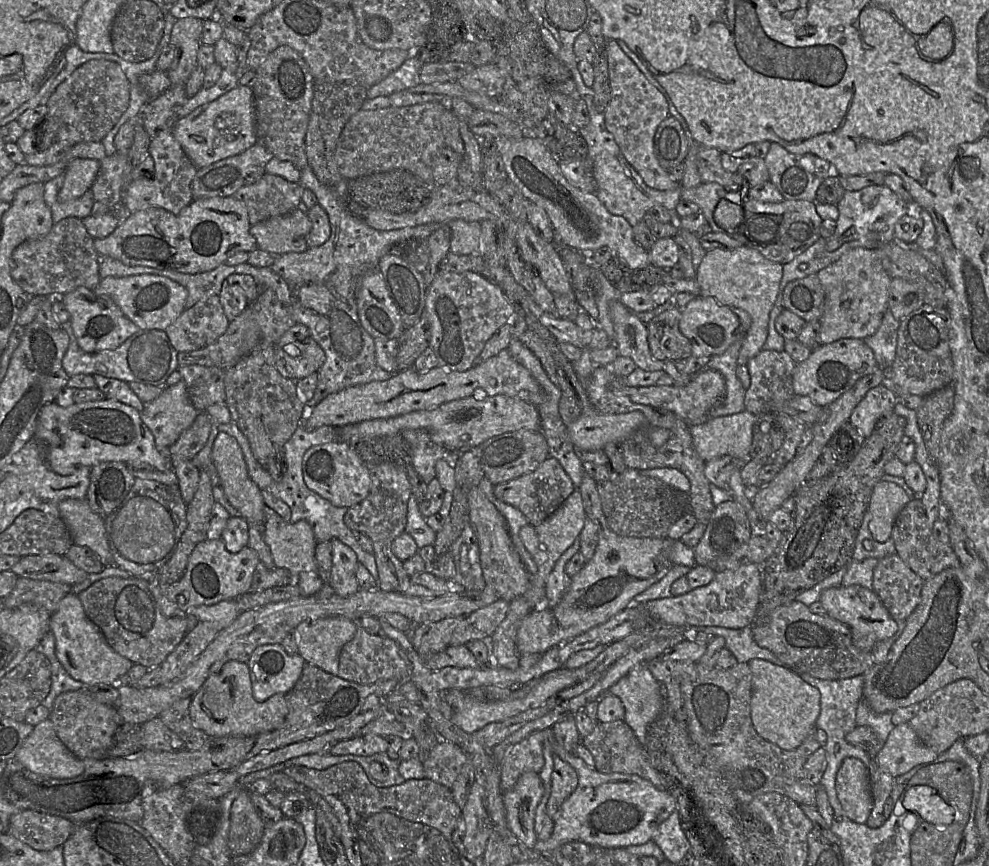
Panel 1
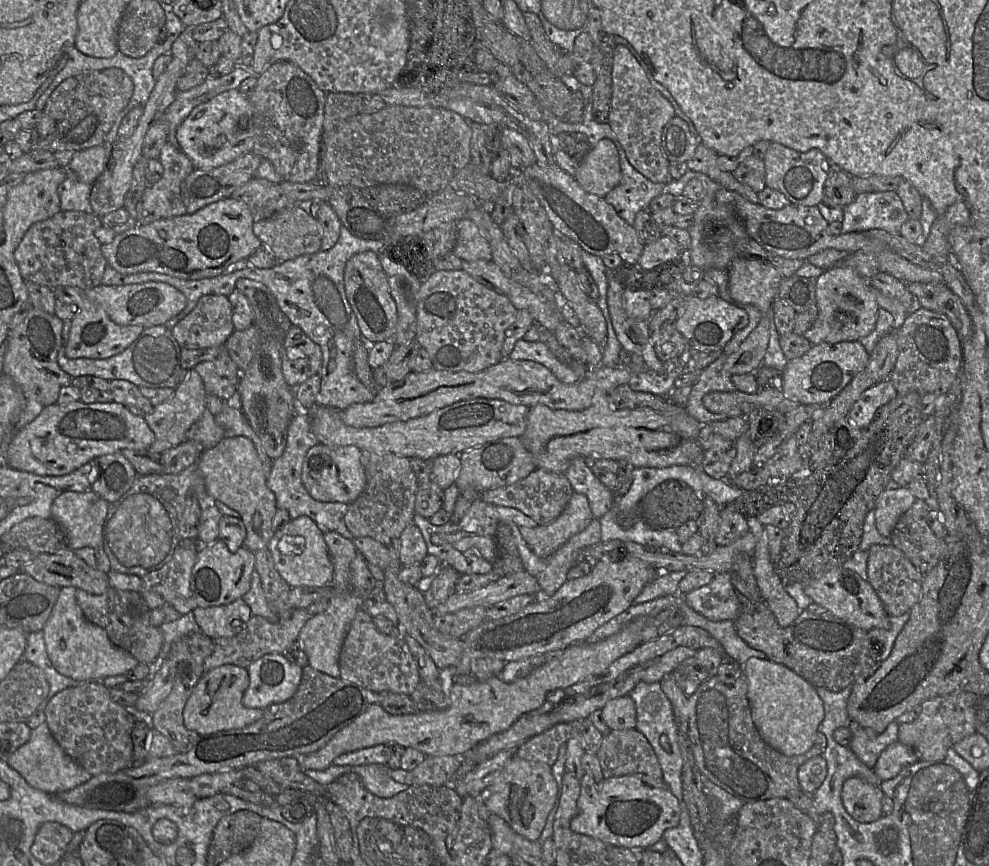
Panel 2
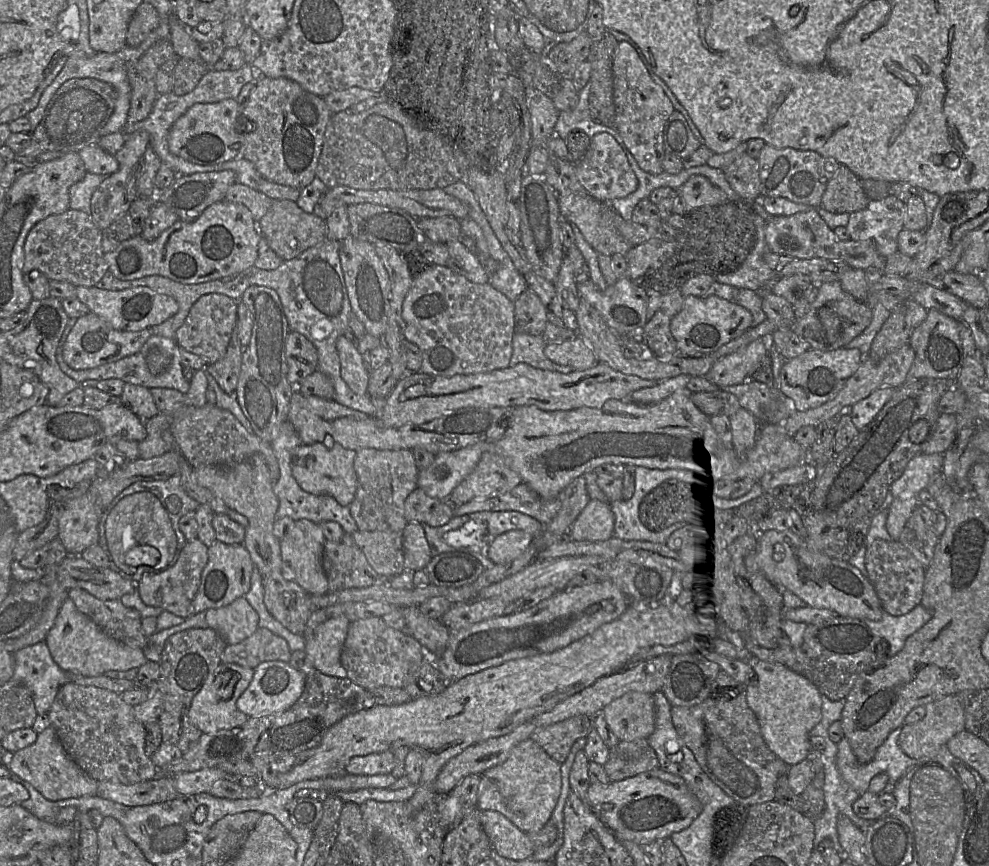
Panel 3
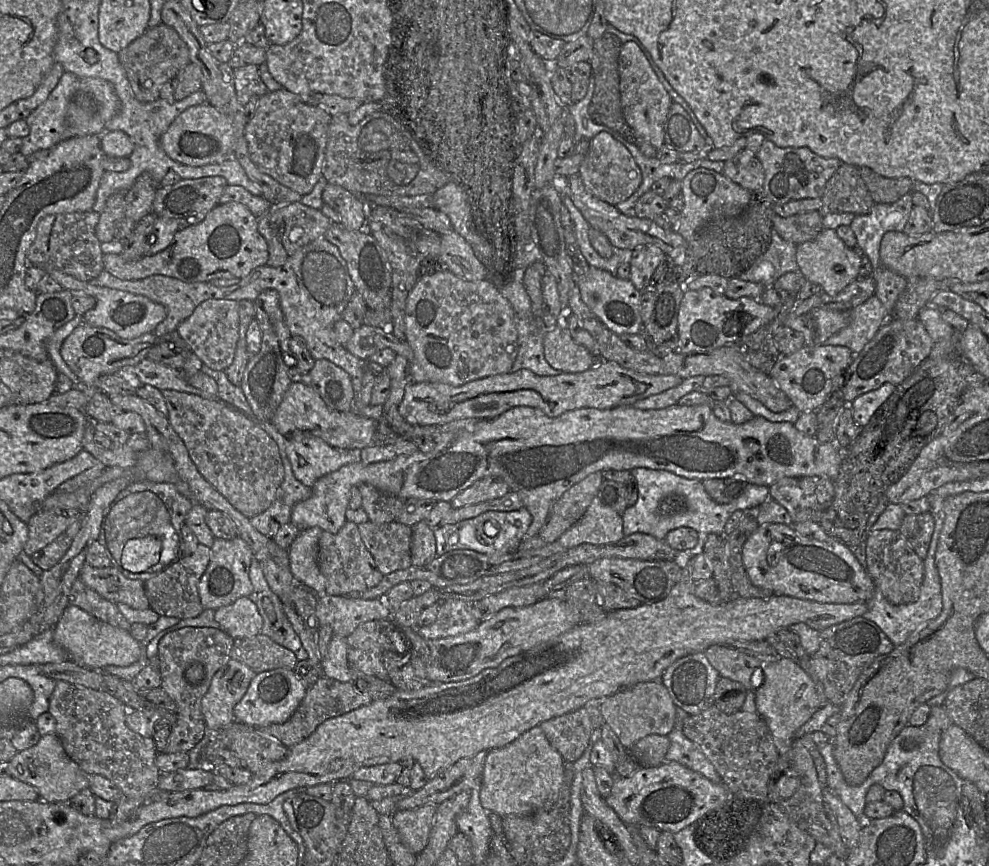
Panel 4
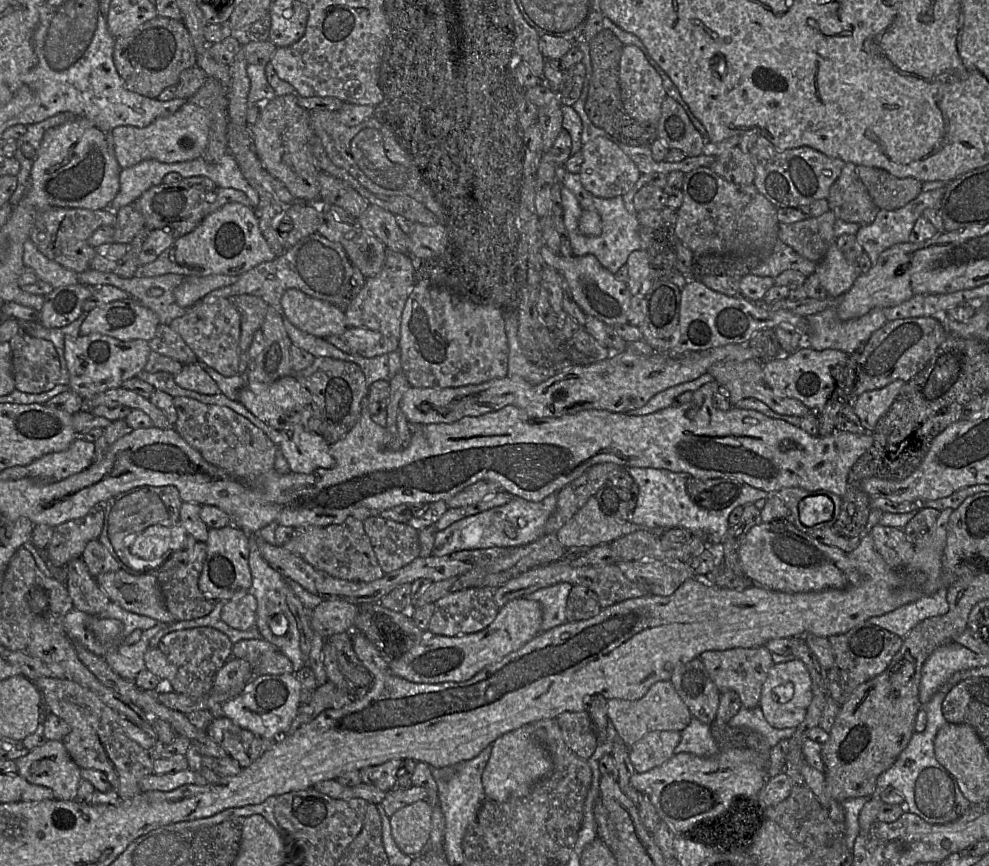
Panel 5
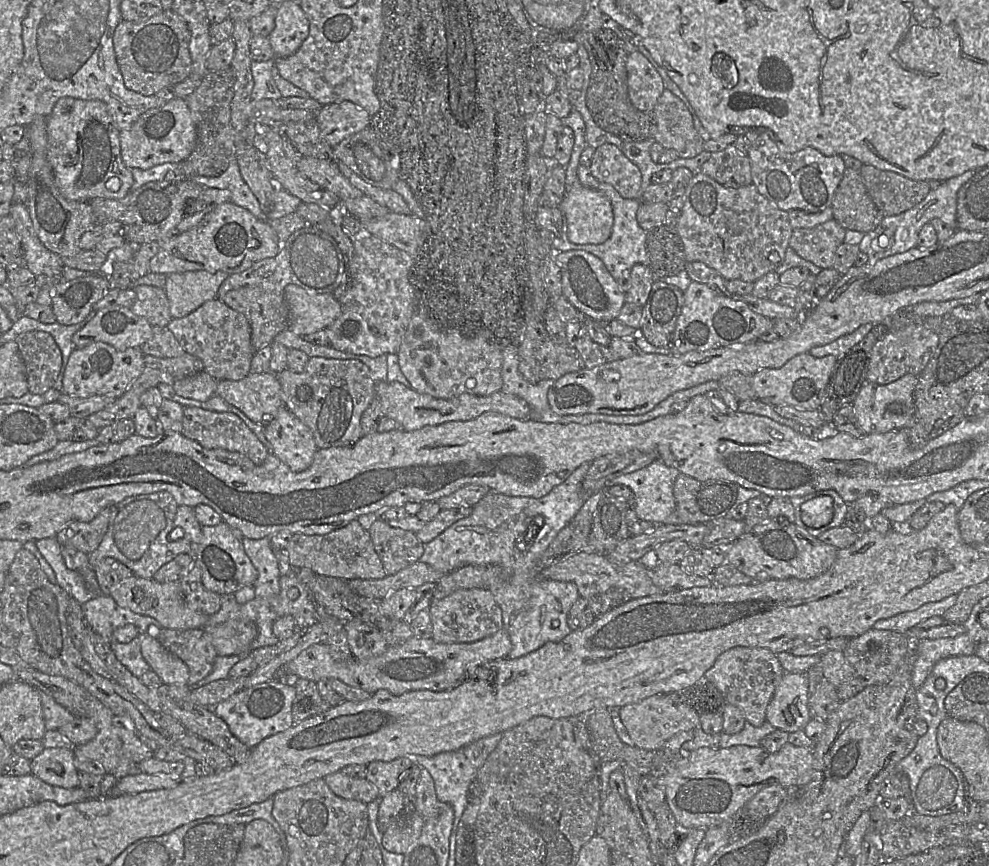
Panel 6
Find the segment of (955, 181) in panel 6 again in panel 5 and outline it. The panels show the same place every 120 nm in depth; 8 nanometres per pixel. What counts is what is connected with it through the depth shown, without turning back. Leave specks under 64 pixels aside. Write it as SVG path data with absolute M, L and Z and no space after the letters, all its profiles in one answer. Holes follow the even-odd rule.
M944 187L922 191L915 199L896 210L880 209L875 220L860 227L856 240L868 254L872 266L886 249L909 241L916 220L927 208L938 209L944 194Z

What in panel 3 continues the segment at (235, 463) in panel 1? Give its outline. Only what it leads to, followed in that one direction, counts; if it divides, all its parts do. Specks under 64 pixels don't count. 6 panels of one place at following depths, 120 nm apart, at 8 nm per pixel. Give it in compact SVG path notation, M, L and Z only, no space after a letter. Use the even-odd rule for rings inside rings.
M261 455L231 467L202 465L194 468L197 482L211 490L230 509L243 514L248 519L243 545L248 550L255 567L262 575L279 572L282 568L280 540L274 535L274 523L279 500L273 489L269 468Z

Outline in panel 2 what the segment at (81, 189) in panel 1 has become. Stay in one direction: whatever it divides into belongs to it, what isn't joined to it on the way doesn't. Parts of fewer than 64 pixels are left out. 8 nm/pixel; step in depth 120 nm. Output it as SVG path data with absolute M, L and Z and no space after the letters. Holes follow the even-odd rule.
M104 144L77 151L68 169L75 173L79 181L93 185L107 164L109 148L110 145Z

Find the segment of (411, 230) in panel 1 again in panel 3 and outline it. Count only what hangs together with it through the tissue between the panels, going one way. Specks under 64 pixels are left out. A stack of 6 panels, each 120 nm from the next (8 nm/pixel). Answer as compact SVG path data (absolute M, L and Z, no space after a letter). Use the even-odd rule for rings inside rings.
M325 239L320 244L306 249L295 258L283 261L274 270L264 270L251 266L236 276L198 284L184 284L158 275L135 280L121 280L108 270L95 286L105 290L124 290L145 286L174 298L179 306L177 313L161 324L149 328L151 334L172 339L175 338L176 331L184 323L192 305L202 295L218 293L240 300L244 291L251 285L272 288L280 298L290 330L301 333L315 345L318 352L318 370L326 374L333 382L334 400L348 408L375 416L376 408L369 394L358 395L354 393L341 376L337 339L345 334L353 310L342 269L340 246L341 242Z

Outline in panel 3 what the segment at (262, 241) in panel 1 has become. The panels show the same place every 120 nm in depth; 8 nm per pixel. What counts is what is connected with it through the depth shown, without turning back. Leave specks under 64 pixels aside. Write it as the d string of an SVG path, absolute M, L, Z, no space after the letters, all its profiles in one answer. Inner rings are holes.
M274 200L268 212L258 222L258 230L260 239L261 236L264 237L272 250L284 261L295 258L327 239L325 220L303 211L297 202L291 200Z

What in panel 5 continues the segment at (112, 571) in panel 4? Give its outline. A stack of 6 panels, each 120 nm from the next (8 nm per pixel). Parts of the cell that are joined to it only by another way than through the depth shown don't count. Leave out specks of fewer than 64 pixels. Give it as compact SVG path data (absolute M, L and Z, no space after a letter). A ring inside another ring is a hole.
M118 570L99 574L95 581L110 601L125 610L158 622L177 622L165 606L155 573L132 574Z

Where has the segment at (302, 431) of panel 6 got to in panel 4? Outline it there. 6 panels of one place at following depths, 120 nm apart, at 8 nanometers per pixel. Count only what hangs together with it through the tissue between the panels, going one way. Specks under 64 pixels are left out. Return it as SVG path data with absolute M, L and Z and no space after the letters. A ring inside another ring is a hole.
M319 437L288 440L286 448L294 476L308 487L342 466L360 461L359 451L335 448Z

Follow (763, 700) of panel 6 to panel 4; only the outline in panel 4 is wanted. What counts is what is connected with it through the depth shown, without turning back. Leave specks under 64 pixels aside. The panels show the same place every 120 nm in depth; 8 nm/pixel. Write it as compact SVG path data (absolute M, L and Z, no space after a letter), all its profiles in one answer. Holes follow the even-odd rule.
M717 644L708 647L704 653L720 677L739 682L747 691L754 691L763 682L762 665L776 660L776 656L751 655Z

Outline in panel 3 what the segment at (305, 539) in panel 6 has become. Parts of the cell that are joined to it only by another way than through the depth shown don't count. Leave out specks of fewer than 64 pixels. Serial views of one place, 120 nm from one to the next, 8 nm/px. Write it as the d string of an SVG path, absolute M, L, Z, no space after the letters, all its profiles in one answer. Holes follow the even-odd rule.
M349 533L339 542L326 540L322 566L332 592L370 587L382 579Z

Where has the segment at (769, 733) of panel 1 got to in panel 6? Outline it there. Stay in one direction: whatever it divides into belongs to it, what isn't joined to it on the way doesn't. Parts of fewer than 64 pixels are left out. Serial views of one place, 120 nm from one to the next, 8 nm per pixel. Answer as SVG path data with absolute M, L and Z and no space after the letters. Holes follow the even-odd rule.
M785 673L766 710L766 721L777 730L803 730L813 718L806 673Z

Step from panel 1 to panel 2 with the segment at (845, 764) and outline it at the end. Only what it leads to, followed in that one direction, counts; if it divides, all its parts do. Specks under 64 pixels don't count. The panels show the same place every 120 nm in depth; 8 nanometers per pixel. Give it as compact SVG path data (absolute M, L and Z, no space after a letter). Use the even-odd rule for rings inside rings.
M861 778L846 780L842 800L847 812L858 822L872 823L883 816L884 793L880 785L870 784Z

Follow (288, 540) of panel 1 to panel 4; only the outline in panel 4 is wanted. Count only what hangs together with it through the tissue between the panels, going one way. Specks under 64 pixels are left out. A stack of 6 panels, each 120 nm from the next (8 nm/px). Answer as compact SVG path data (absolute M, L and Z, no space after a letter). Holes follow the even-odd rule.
M319 527L300 530L288 548L289 568L295 581L311 589L316 595L326 594L326 580L317 562L322 531Z

